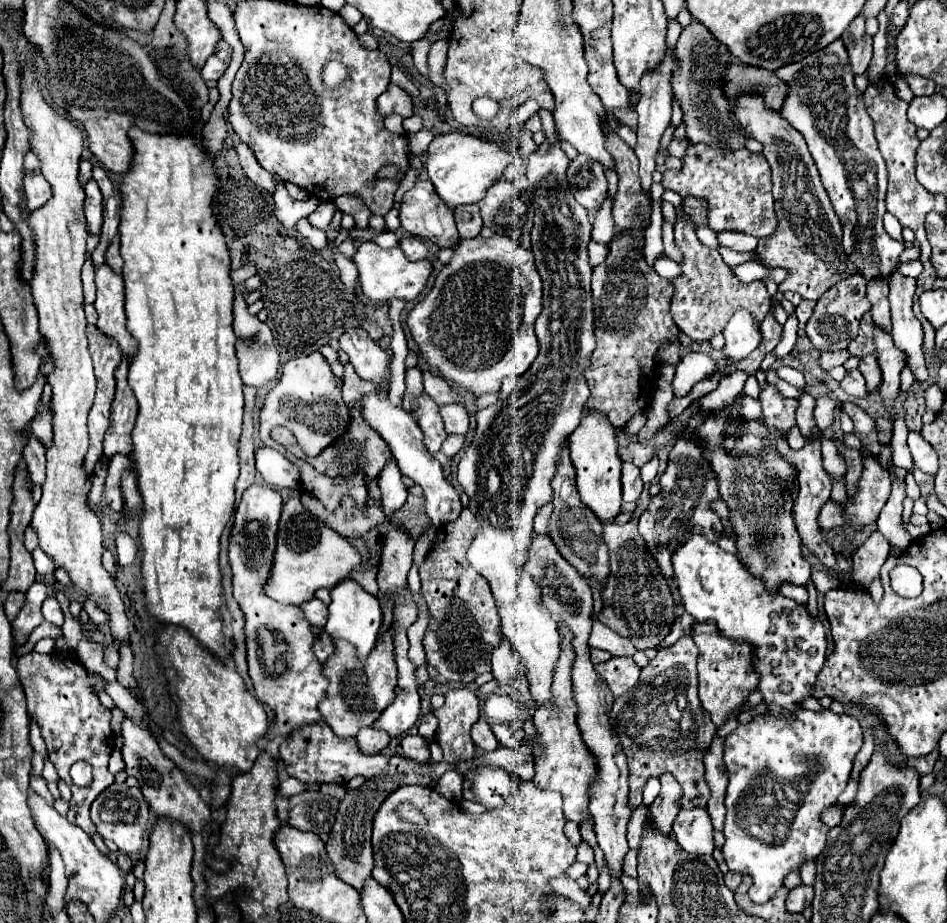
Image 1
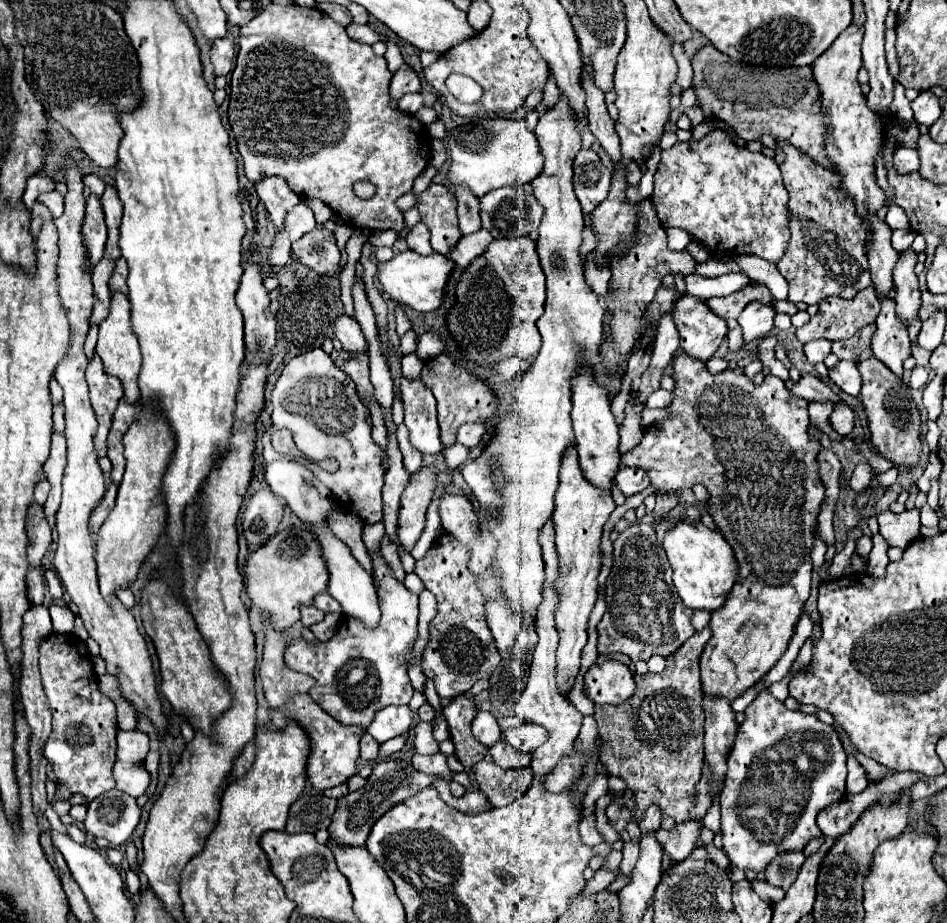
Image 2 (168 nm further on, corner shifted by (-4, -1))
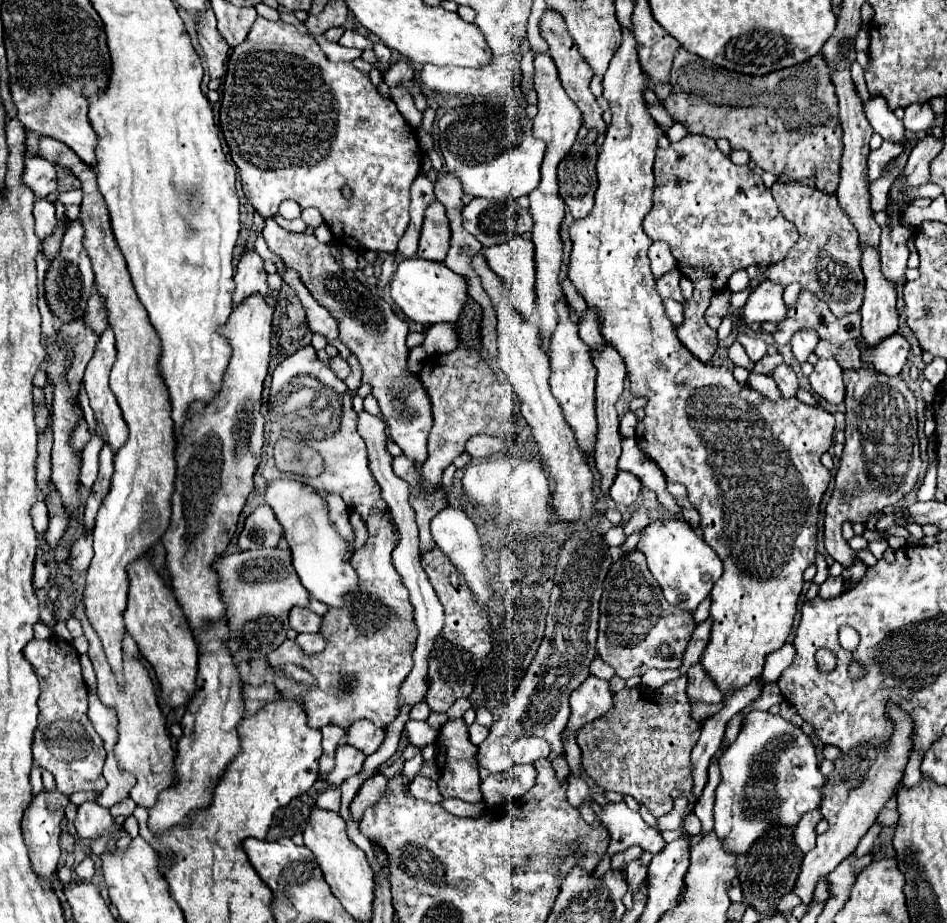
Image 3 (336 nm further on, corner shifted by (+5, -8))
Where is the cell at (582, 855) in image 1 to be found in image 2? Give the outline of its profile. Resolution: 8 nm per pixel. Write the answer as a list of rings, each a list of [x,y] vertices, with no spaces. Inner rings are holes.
[[[590,814],[590,816],[582,818],[582,822],[580,822],[580,836],[582,836],[582,840],[588,846],[596,846],[596,844],[604,842],[604,836],[596,828],[596,814]]]

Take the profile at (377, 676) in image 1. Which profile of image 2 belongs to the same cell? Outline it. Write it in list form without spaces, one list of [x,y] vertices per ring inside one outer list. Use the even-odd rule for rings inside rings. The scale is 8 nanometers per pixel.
[[[380,548],[370,554],[380,602],[380,622],[376,628],[360,624],[356,618],[342,618],[336,636],[328,642],[306,642],[296,638],[284,652],[284,662],[290,670],[304,672],[316,680],[310,688],[312,700],[340,724],[360,724],[368,728],[374,714],[390,704],[408,704],[414,690],[410,686],[406,666],[412,646],[418,636],[418,596],[404,582],[396,580],[386,564]]]

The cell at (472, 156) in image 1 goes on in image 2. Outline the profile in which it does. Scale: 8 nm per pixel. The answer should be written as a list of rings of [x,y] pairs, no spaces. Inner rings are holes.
[[[484,118],[474,124],[466,124],[466,126],[458,126],[458,128],[450,130],[448,138],[450,140],[446,144],[444,144],[444,140],[432,140],[432,150],[436,150],[436,152],[446,150],[450,154],[450,172],[448,172],[450,184],[460,184],[460,182],[466,184],[478,198],[500,186],[508,186],[508,184],[524,186],[524,184],[532,182],[544,164],[544,156],[540,152],[538,140],[536,140],[534,132],[530,132],[526,128],[524,118]]]

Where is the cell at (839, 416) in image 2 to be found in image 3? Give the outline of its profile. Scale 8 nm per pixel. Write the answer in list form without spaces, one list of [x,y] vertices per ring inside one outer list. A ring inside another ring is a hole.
[[[621,27],[621,31],[621,47],[603,77],[603,97],[611,105],[613,119],[597,159],[599,189],[593,211],[569,229],[573,241],[569,279],[587,305],[599,311],[601,335],[623,355],[633,395],[645,395],[649,399],[645,417],[637,423],[635,441],[639,449],[659,465],[667,481],[687,487],[689,501],[701,515],[699,527],[703,539],[723,561],[723,575],[711,589],[711,639],[699,663],[727,697],[731,691],[757,679],[763,671],[765,657],[781,649],[791,633],[797,599],[803,589],[803,569],[807,569],[815,557],[819,503],[831,479],[831,471],[821,465],[819,457],[833,445],[835,417],[823,407],[801,403],[797,397],[771,401],[747,383],[735,381],[731,369],[701,363],[679,343],[675,327],[665,317],[661,297],[653,287],[647,257],[653,241],[647,239],[641,227],[643,217],[651,209],[655,149],[665,131],[651,117],[643,97],[649,83],[639,67],[633,31],[627,27]]]

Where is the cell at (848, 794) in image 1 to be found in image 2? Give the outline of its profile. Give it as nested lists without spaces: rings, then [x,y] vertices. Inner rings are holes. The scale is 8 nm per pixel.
[[[851,755],[847,759],[847,769],[846,792],[849,794],[857,794],[866,789],[868,786],[866,778],[867,772]]]

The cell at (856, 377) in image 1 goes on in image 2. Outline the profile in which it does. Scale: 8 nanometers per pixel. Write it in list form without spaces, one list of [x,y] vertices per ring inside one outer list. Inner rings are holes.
[[[840,360],[832,370],[830,370],[830,380],[842,388],[846,394],[850,396],[858,396],[860,394],[860,388],[862,388],[862,380],[860,380],[860,374],[858,374],[858,368],[856,364],[848,362],[848,360]]]

